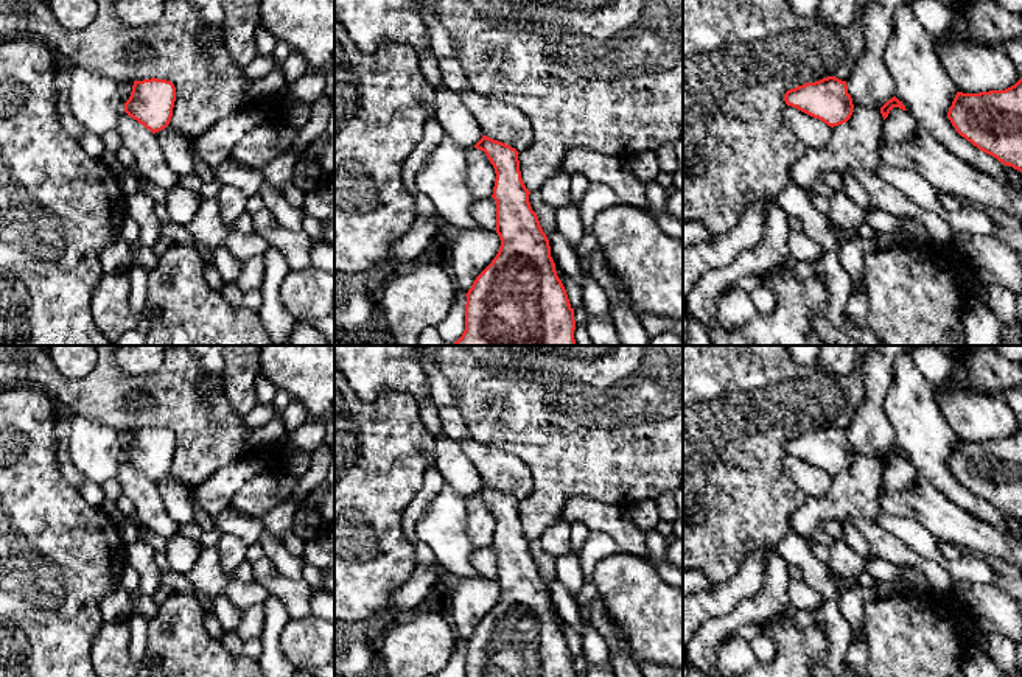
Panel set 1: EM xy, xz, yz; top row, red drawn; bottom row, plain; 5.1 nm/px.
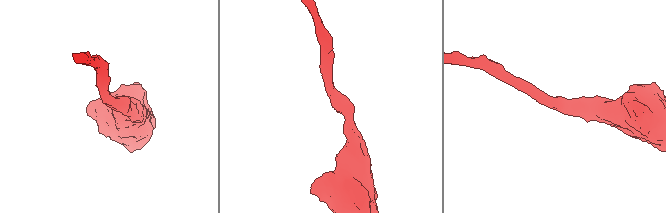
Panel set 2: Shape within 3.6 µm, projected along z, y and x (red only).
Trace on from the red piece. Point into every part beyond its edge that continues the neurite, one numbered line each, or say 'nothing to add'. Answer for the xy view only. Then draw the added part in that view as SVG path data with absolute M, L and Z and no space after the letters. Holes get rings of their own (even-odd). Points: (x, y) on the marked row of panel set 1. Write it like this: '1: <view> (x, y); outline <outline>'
nothing to add

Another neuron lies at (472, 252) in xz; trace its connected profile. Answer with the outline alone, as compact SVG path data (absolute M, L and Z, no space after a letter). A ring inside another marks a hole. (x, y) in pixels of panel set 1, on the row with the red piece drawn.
M476 226L445 244L445 258L459 293L467 294L476 277L492 263L501 246L496 230Z

